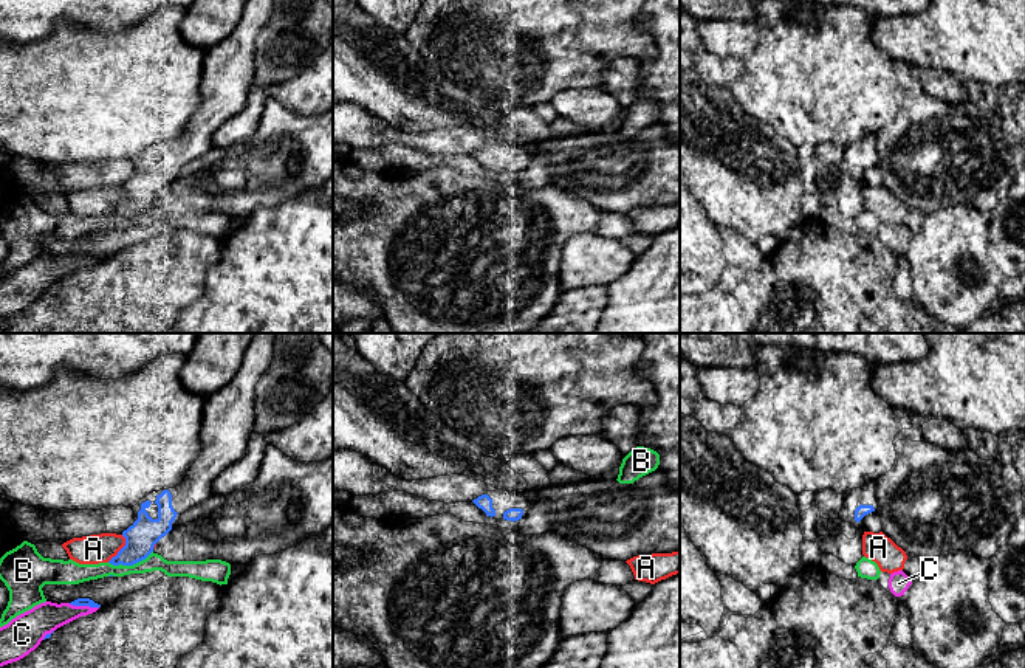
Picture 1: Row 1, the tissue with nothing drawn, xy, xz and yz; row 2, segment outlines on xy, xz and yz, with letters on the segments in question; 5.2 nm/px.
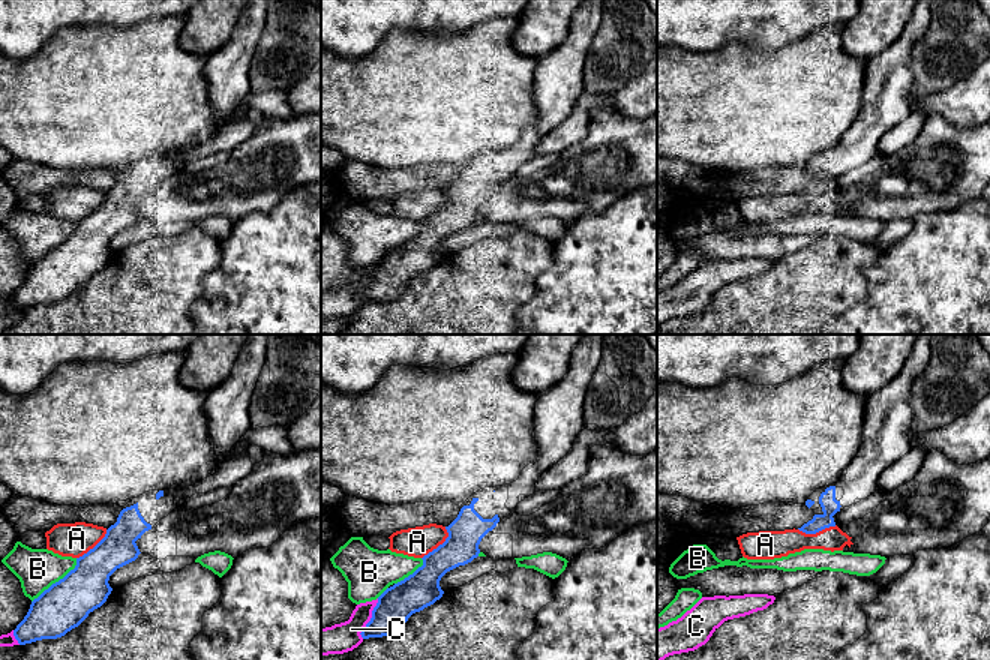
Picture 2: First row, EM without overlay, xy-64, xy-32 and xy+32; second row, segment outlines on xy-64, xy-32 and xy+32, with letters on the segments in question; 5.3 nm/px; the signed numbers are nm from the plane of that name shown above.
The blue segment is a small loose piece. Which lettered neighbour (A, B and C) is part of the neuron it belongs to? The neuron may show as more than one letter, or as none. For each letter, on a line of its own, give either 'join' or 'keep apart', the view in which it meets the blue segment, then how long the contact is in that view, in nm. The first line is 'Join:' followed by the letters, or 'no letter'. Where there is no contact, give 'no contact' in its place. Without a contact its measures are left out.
Join: no letter
A: keep apart | xy | 170 nm
B: keep apart | xy | 240 nm
C: keep apart | xy | 160 nm

